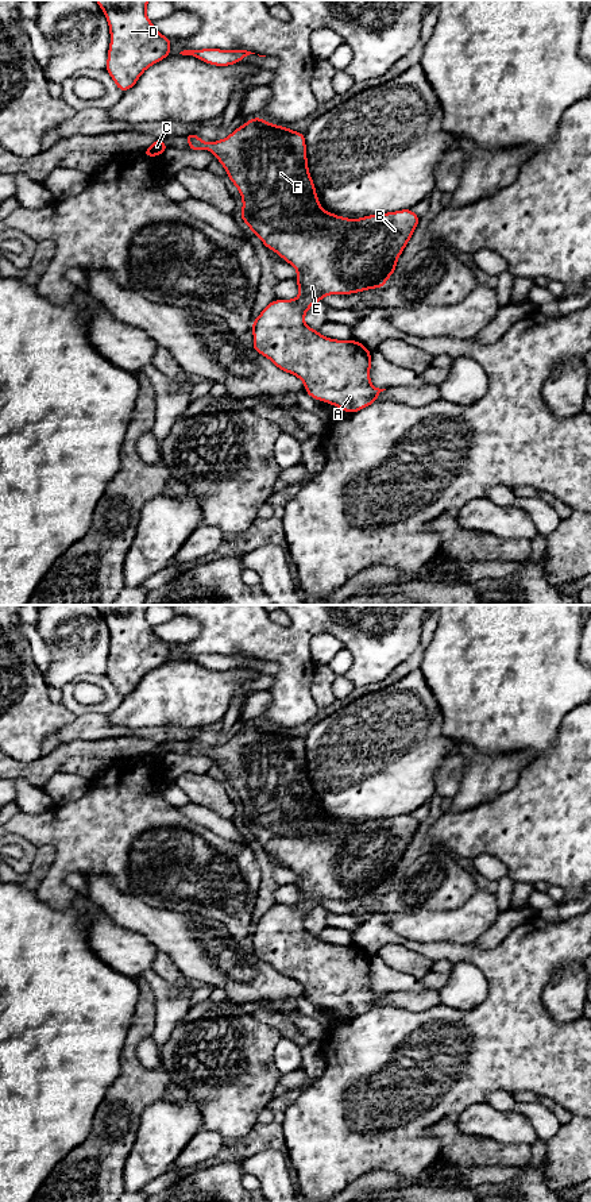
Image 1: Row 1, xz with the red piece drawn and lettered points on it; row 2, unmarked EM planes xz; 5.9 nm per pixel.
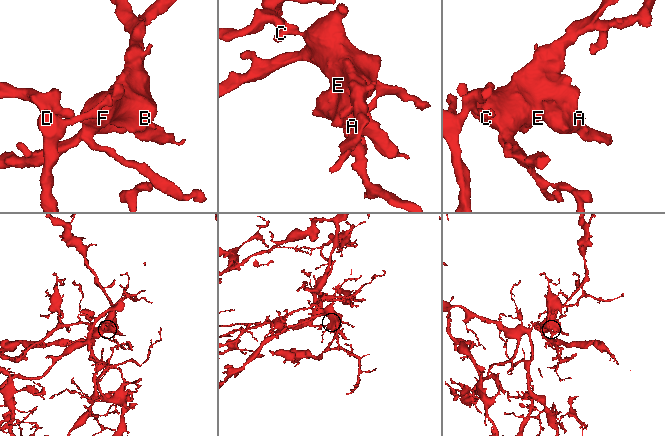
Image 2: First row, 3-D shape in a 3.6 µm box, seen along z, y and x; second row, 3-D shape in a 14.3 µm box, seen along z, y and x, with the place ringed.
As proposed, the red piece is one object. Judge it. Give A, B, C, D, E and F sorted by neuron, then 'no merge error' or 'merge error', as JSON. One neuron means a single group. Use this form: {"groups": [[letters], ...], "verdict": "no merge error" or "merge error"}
{"groups": [["A", "B", "C", "D", "E", "F"]], "verdict": "no merge error"}

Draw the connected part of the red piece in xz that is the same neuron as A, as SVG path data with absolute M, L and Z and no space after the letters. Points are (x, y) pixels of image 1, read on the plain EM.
M258 720L236 733L225 744L213 748L202 747L196 737L186 739L185 743L189 747L189 755L210 755L216 760L242 800L243 816L239 822L260 843L267 854L275 856L298 875L294 885L298 889L300 901L296 905L274 905L263 914L252 926L252 953L267 962L281 975L302 985L306 998L316 1005L336 1010L347 1018L354 1018L371 1010L378 1005L378 999L386 995L374 993L370 987L371 956L358 945L328 944L308 932L304 922L306 916L327 899L351 899L368 895L372 891L375 895L382 893L397 875L397 864L410 845L421 822L412 814L401 814L351 825L324 816L309 779L304 737L294 737L289 732L270 729Z

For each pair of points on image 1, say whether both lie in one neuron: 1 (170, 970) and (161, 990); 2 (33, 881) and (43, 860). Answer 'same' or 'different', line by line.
1: different
2: same

